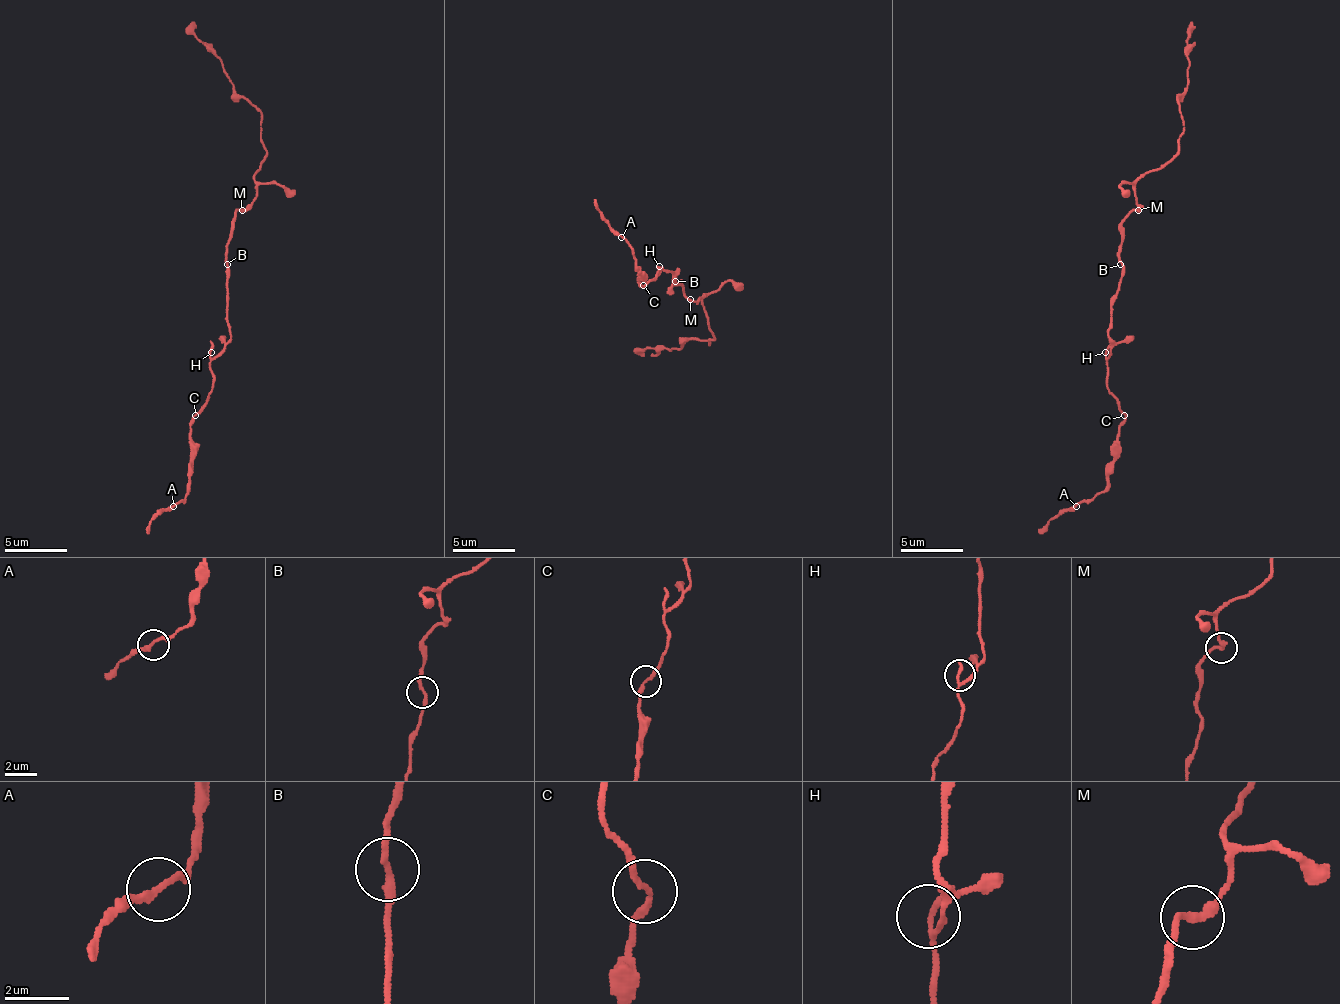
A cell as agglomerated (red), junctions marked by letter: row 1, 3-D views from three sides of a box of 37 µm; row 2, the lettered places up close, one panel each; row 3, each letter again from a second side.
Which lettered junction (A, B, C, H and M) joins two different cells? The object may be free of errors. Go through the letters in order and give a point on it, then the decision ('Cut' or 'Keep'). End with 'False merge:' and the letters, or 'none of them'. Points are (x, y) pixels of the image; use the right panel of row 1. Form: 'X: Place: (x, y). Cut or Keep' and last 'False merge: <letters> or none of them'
A: Place: (1076, 506). Keep
B: Place: (1120, 264). Keep
C: Place: (1124, 415). Keep
H: Place: (1105, 352). Keep
M: Place: (1138, 210). Keep
False merge: none of them

